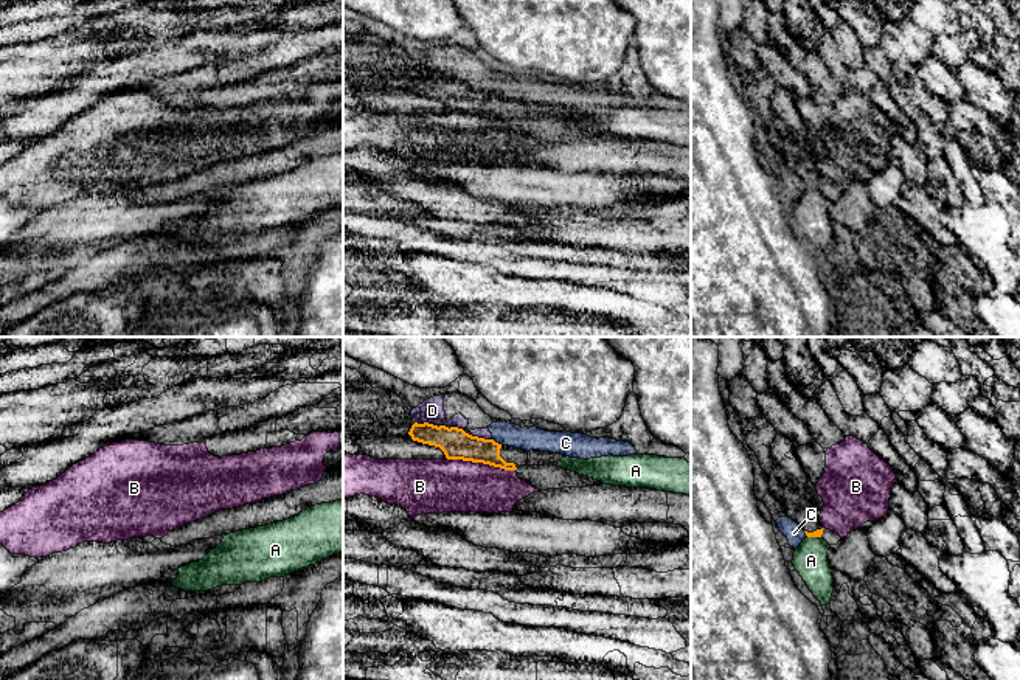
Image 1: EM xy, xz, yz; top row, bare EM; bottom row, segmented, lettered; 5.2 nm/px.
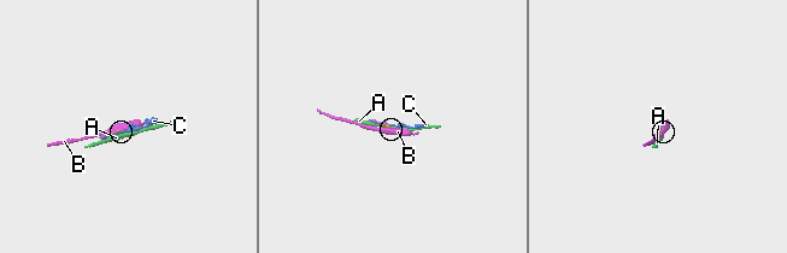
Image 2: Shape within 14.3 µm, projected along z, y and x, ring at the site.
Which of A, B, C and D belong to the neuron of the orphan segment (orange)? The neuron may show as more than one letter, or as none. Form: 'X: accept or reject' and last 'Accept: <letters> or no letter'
A: reject
B: reject
C: reject
D: reject
Accept: no letter

